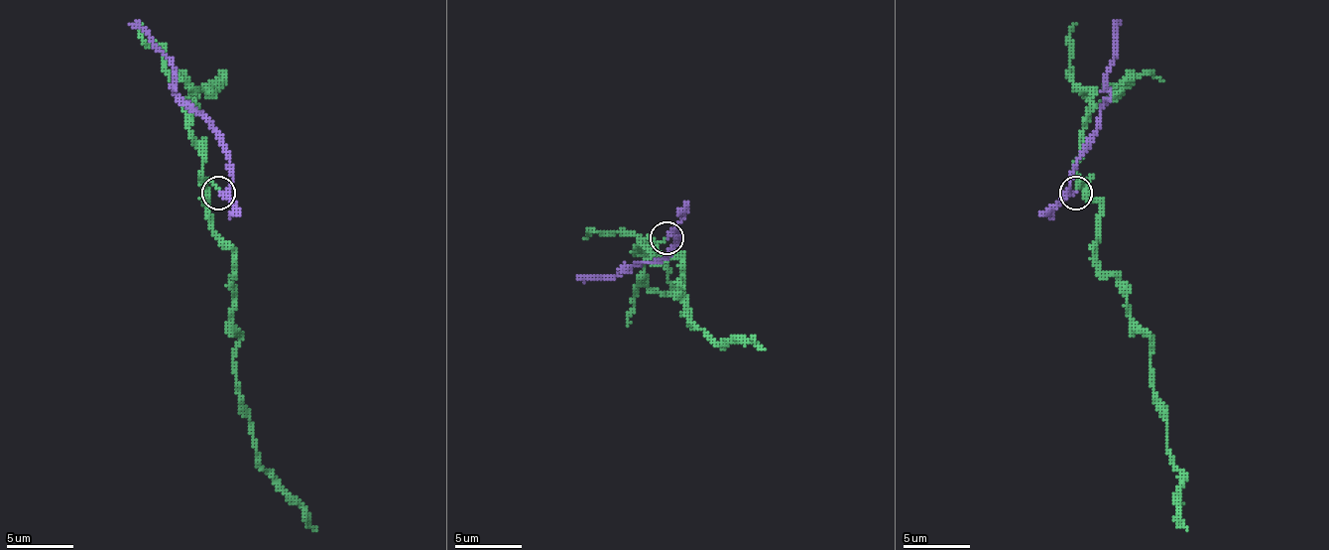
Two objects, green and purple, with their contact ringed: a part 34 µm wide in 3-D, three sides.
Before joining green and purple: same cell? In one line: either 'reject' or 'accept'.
reject

